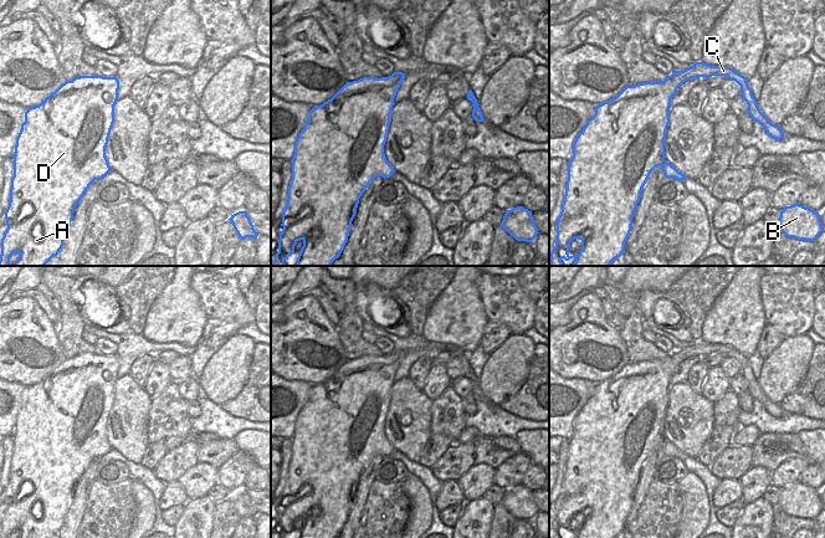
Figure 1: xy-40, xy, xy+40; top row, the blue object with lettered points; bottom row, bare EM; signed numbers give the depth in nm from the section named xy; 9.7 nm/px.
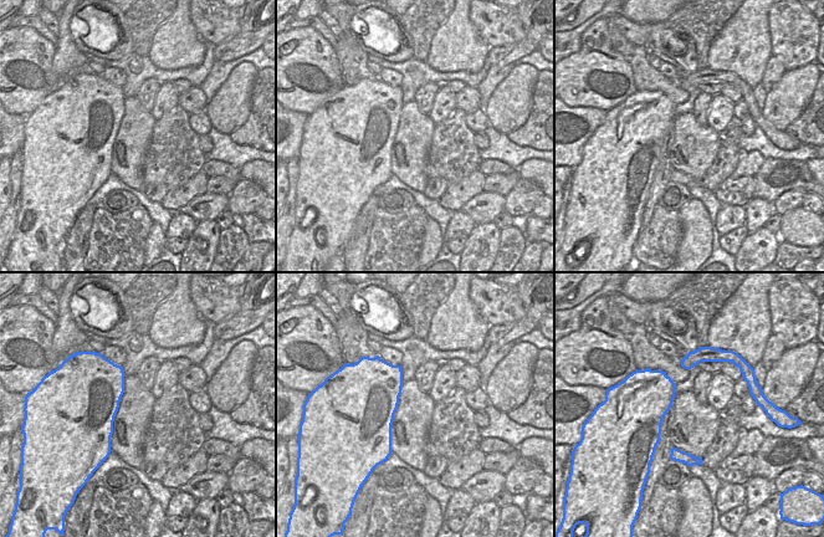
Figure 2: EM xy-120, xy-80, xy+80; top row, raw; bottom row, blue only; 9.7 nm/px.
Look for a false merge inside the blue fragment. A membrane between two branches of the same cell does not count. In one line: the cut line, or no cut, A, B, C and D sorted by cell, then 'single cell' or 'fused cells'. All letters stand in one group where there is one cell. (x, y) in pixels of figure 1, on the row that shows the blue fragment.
no cut | A B C D | single cell

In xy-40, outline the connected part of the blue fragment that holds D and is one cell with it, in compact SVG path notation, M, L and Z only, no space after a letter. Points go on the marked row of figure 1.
M80 76L25 112L12 155L14 176L0 266L45 266L58 255L80 200L94 180L112 170L106 147L114 123L118 89L117 77Z

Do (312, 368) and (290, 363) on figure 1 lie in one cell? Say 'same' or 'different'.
same

